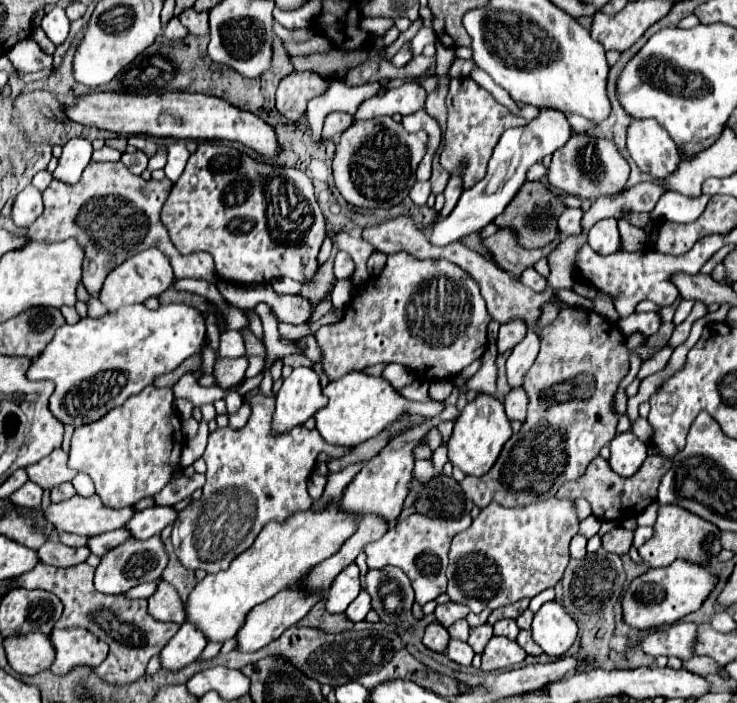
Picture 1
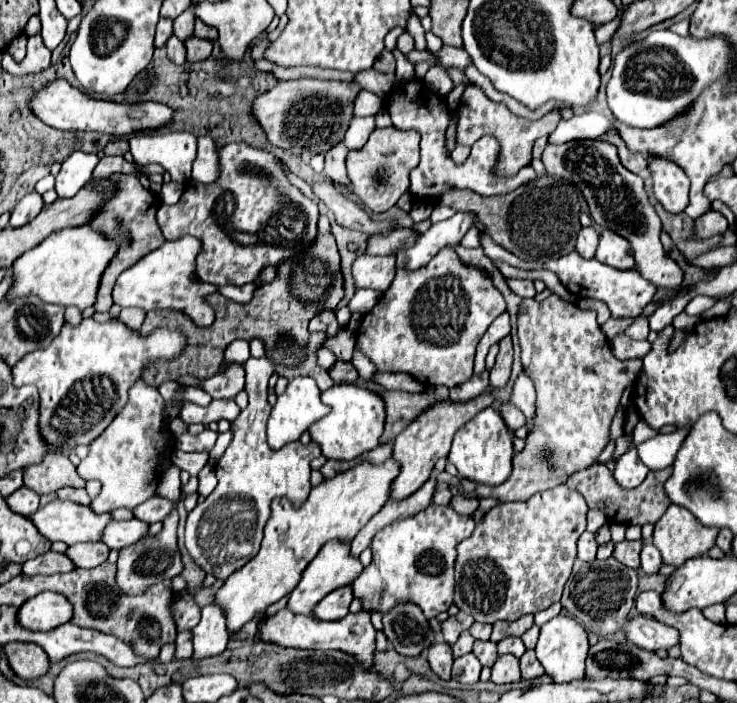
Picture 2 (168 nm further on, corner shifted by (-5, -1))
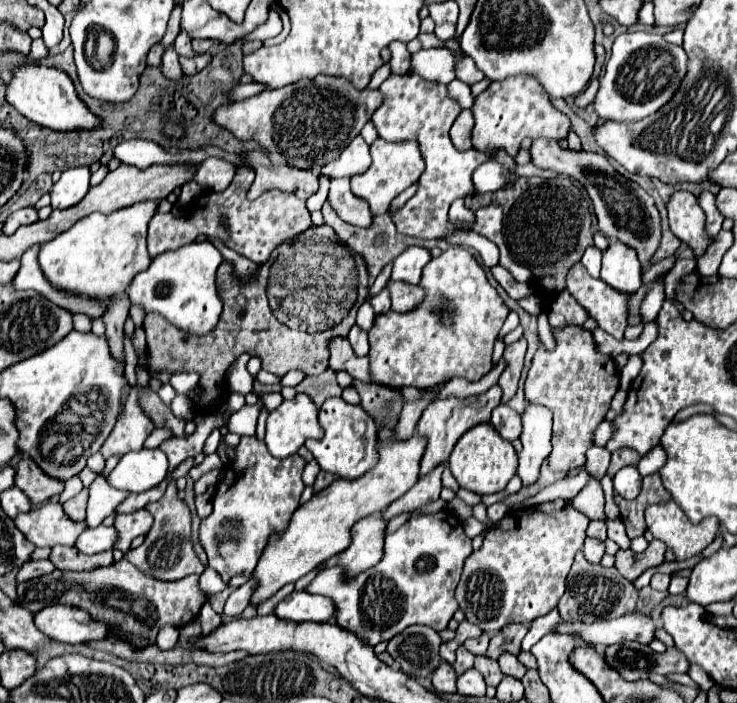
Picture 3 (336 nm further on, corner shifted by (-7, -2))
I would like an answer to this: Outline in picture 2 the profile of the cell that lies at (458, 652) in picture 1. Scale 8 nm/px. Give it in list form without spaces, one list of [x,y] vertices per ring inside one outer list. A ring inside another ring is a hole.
[[[470,652],[470,654],[464,654],[464,656],[454,660],[452,678],[458,680],[458,682],[464,682],[464,684],[476,684],[478,678],[480,678],[480,670],[482,670],[482,664]]]

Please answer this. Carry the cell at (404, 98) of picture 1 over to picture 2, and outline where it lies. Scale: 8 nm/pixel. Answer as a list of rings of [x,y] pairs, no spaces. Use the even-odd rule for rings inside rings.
[[[374,116],[354,118],[346,136],[344,136],[344,146],[348,150],[360,150],[366,144],[372,130],[374,130]]]

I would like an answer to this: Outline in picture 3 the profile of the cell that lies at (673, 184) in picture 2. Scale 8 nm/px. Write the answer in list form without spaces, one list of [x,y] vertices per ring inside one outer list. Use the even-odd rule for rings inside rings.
[[[674,191],[666,201],[666,209],[672,233],[686,241],[696,257],[702,255],[710,239],[706,239],[704,211],[700,209],[696,197],[690,191]]]

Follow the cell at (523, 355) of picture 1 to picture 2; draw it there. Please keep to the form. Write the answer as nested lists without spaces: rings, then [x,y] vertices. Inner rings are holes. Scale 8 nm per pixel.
[[[522,372],[514,384],[514,392],[510,398],[510,404],[518,406],[526,416],[526,428],[532,432],[534,426],[534,414],[536,414],[536,392],[532,380]]]

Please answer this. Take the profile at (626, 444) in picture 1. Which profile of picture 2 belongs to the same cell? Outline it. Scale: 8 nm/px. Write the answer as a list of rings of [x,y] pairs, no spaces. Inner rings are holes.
[[[630,448],[622,458],[618,458],[616,468],[614,468],[616,482],[626,490],[632,490],[640,482],[644,482],[646,474],[648,474],[648,468],[640,462],[636,448]]]

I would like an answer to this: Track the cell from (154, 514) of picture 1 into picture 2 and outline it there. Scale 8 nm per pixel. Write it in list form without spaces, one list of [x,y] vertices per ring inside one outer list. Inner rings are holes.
[[[124,520],[124,522],[110,522],[104,528],[104,536],[100,538],[100,542],[104,542],[108,548],[120,550],[124,546],[130,546],[134,542],[138,542],[140,538],[144,538],[148,532],[148,524],[140,522],[140,520]]]

